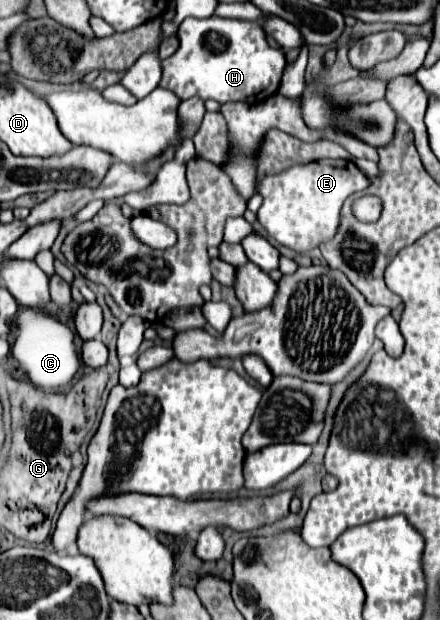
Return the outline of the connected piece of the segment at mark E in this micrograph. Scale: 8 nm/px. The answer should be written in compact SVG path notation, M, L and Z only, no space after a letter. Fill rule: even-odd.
M324 158L294 164L278 174L264 174L258 178L256 192L262 196L258 220L276 242L292 248L298 254L304 254L334 238L344 200L368 186L370 178L352 160Z

